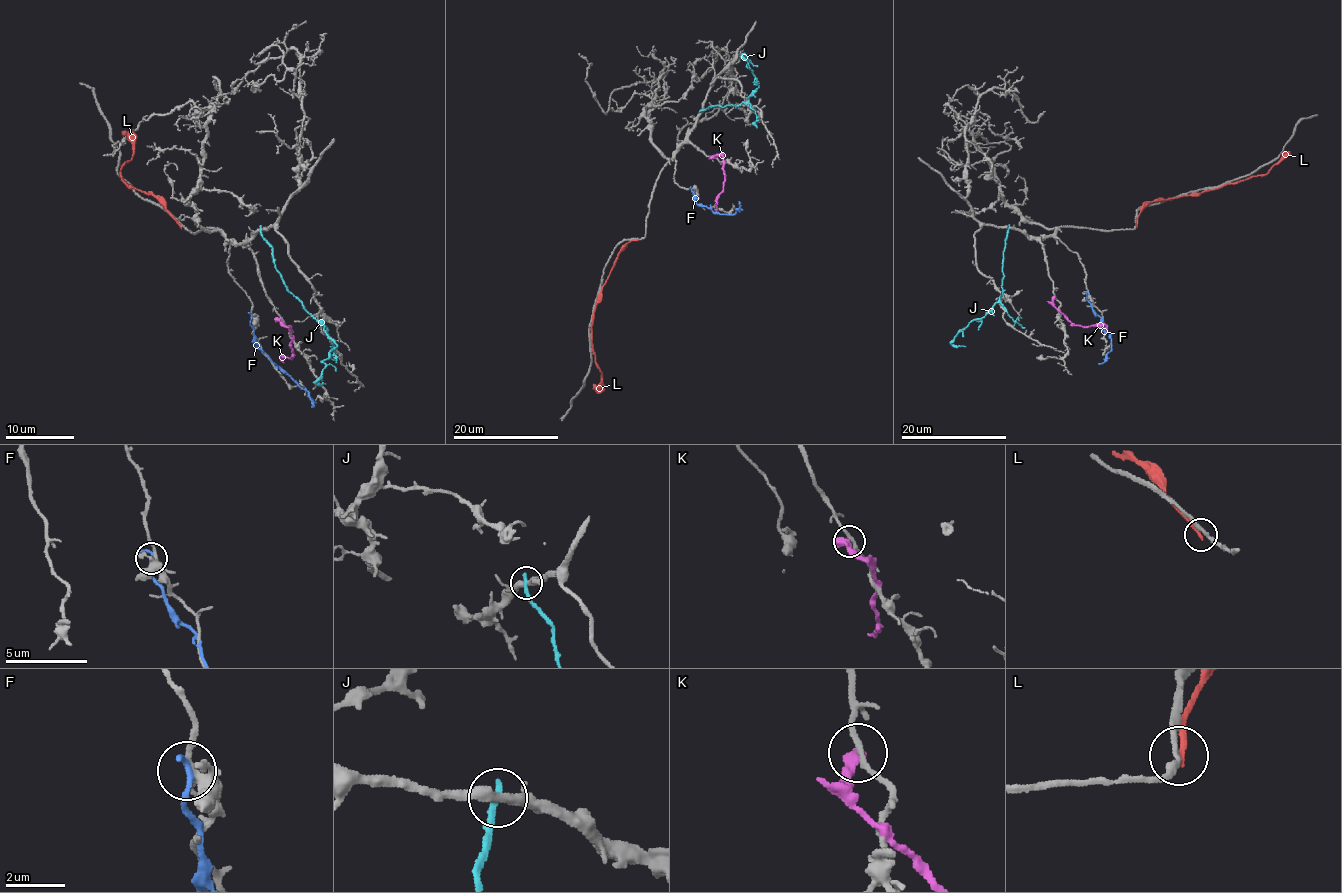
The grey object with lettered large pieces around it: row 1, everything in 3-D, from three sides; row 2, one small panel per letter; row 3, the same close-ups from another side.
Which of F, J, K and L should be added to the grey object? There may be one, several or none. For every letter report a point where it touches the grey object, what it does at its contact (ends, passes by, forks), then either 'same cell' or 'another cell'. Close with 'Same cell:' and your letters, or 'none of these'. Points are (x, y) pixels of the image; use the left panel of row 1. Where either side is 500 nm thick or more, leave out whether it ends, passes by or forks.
F: contact (250, 316); it ends; another cell
J: contact (261, 229); it ends; another cell
K: contact (280, 319); it ends; another cell
L: contact (181, 226); it ends; another cell
Same cell: none of these

